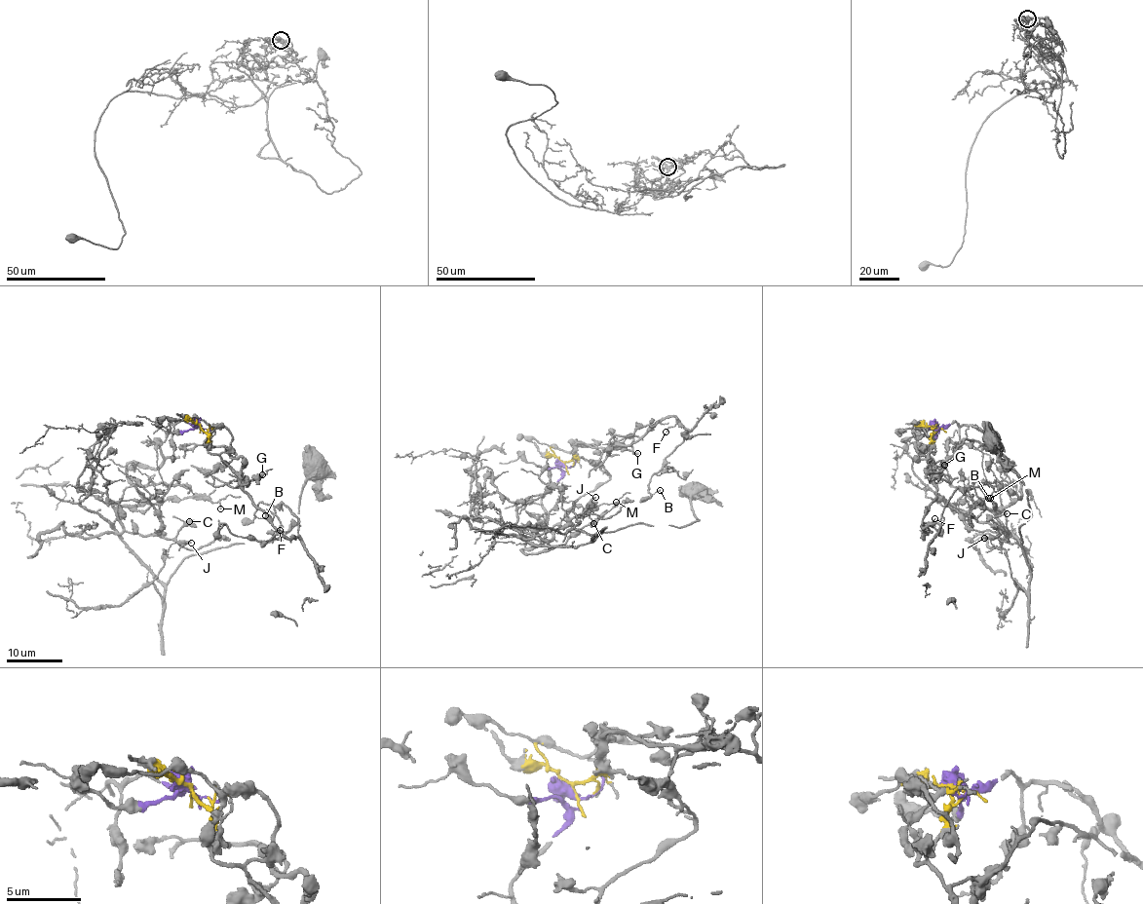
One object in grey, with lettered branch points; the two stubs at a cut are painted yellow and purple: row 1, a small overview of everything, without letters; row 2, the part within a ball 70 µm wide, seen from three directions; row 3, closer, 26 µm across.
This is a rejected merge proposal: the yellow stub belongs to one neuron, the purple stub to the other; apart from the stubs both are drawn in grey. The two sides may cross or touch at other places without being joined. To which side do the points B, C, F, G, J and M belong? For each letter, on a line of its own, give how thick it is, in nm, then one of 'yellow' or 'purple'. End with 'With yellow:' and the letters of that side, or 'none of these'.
B: 140 nm | yellow
C: 140 nm | purple
F: 110 nm | yellow
G: 280 nm | yellow
J: 280 nm | purple
M: 140 nm | purple
With yellow: B, F, G

